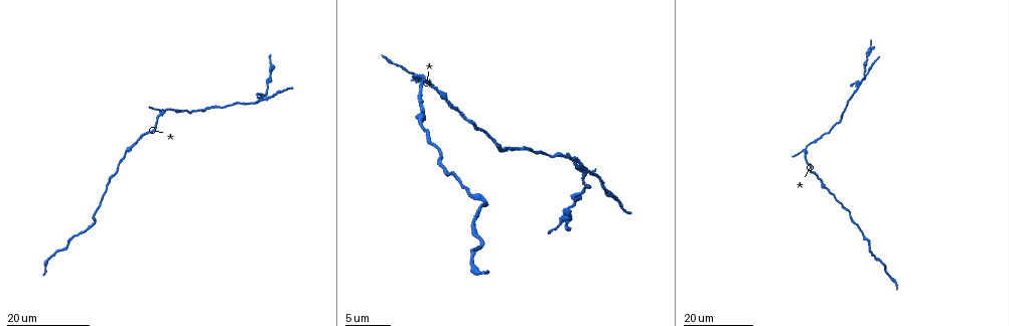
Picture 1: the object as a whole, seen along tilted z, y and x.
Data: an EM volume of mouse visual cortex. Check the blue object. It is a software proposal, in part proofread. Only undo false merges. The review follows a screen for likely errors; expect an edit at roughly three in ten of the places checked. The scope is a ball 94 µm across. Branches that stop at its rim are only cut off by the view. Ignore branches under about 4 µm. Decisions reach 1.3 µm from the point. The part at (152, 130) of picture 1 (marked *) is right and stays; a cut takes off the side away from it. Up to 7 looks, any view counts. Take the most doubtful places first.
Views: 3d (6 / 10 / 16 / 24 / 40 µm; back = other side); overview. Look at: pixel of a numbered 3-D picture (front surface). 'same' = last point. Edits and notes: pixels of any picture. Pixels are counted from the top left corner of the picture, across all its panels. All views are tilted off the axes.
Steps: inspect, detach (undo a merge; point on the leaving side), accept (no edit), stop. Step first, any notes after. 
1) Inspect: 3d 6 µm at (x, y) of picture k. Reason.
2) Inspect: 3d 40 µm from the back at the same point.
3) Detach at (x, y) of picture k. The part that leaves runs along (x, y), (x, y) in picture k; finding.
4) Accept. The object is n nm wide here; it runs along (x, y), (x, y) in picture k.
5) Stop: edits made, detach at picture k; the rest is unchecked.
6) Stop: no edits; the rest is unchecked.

Inspect: 3d 16 µm at (582, 174) of picture 1. Two arms at a narrow angle.

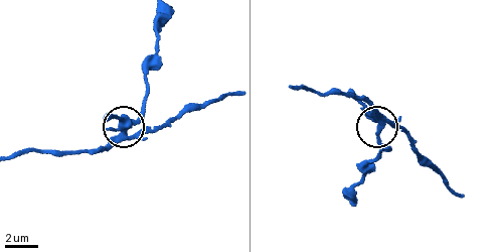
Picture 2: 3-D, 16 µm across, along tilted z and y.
Inspect: 3d 6 µm at (381, 128) of picture 2.

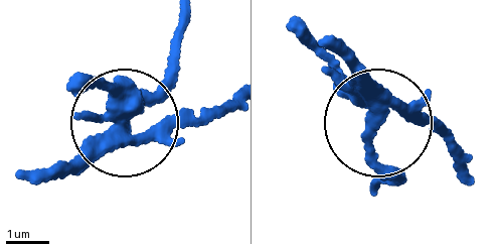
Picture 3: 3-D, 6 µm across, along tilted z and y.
Detach at (121, 77) of picture 3. 4 arms meet here; a second cell is stuck on.

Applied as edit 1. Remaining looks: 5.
Inspect: 3d 24 µm at (805, 150) of picture 1. Two arms in line, one across.

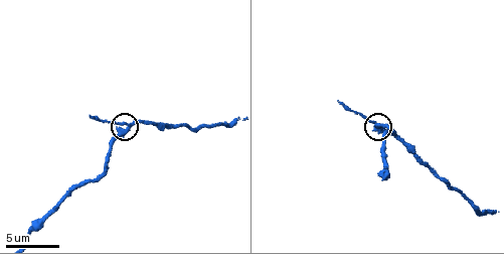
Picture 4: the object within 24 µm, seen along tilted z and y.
Inspect: 3d 10 µm at (127, 129) of picture 4.

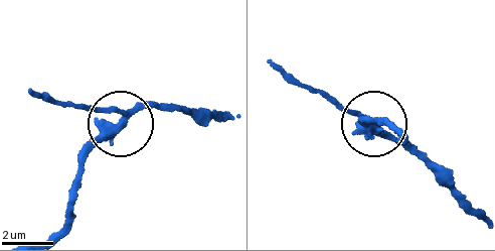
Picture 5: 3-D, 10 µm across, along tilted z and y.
Accept. 3 arms meet here; it runs along (54, 232), (88, 149), (131, 115), (164, 106) in picture 5; all the same cell.

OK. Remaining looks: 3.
Inspect: 3d 24 µm at (893, 279) of picture 1. Calibre changes.

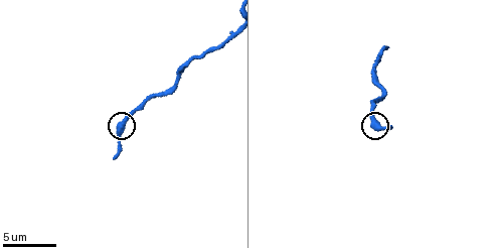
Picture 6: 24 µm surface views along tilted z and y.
Inspect: 3d 6 µm at (119, 130) of picture 6.

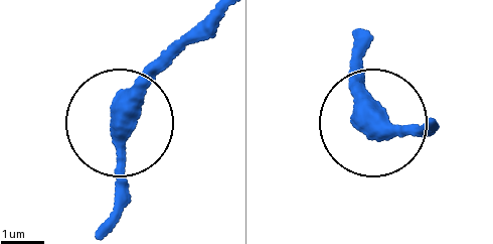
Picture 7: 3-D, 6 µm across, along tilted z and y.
Accept. It runs along (227, 12), (159, 62), (118, 123), (116, 224) in picture 7; one cell here.

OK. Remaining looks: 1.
Stop: edits made, detach at picture 3; the rest is unchecked.

